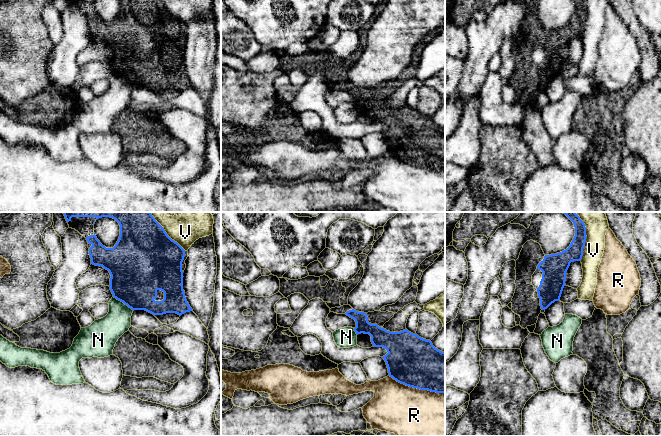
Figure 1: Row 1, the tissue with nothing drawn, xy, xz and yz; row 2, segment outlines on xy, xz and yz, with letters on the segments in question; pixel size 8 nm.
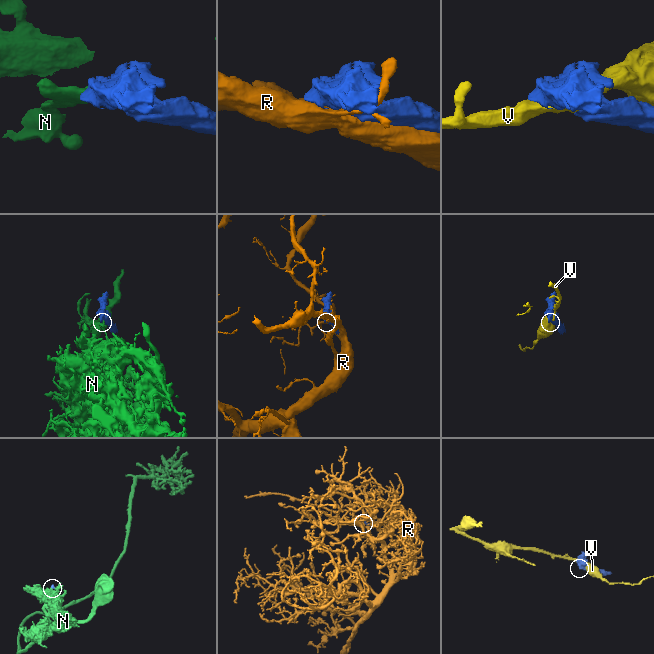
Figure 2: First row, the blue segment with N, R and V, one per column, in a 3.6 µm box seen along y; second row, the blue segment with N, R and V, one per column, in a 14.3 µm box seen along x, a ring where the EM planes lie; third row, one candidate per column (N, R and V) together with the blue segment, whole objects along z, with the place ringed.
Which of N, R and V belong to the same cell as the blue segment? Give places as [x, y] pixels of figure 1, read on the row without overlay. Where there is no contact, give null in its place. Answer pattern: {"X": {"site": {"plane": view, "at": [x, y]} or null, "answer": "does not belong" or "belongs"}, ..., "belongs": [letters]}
{"N": {"site": {"plane": "xy", "at": [123, 78]}, "answer": "does not belong"}, "R": {"site": {"plane": "xz", "at": [417, 164]}, "answer": "does not belong"}, "V": {"site": {"plane": "yz", "at": [585, 17]}, "answer": "does not belong"}, "belongs": []}

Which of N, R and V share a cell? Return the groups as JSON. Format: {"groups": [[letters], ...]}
{"groups": [["N"], ["R"], ["V"]]}

